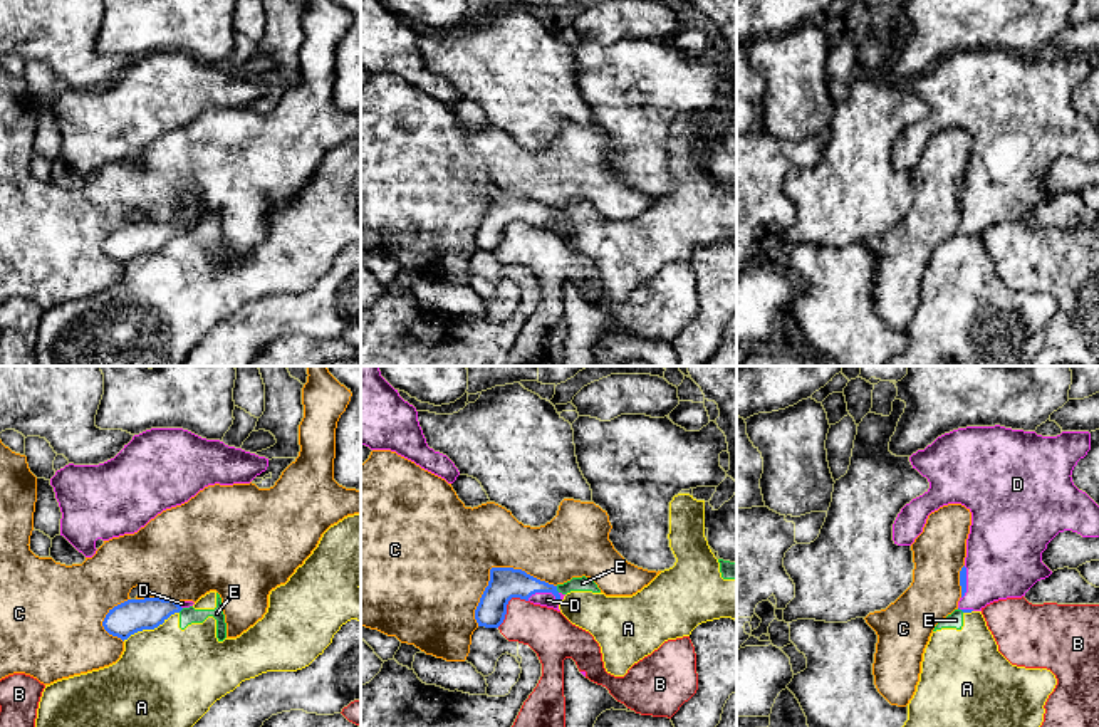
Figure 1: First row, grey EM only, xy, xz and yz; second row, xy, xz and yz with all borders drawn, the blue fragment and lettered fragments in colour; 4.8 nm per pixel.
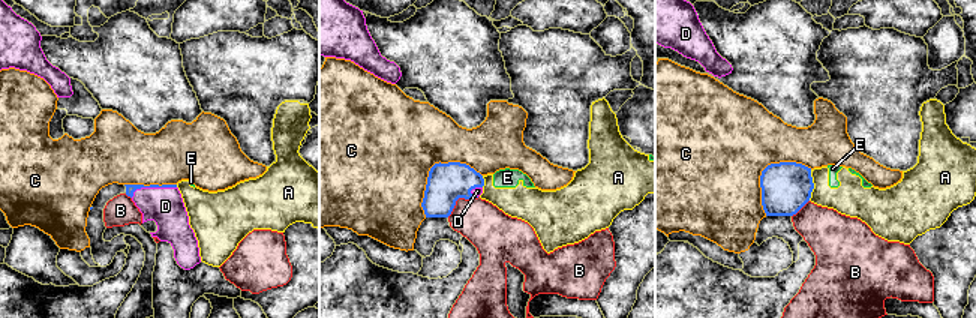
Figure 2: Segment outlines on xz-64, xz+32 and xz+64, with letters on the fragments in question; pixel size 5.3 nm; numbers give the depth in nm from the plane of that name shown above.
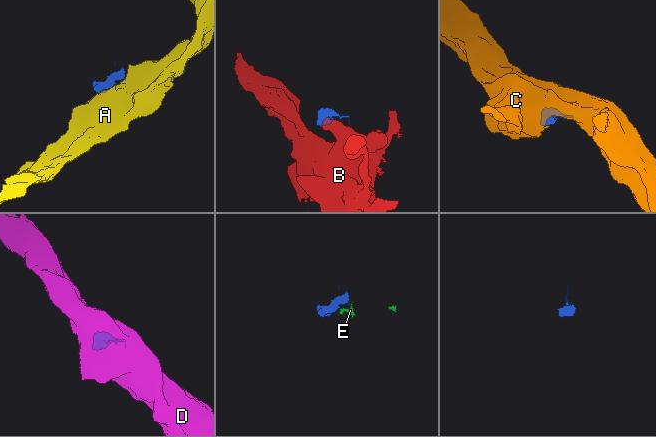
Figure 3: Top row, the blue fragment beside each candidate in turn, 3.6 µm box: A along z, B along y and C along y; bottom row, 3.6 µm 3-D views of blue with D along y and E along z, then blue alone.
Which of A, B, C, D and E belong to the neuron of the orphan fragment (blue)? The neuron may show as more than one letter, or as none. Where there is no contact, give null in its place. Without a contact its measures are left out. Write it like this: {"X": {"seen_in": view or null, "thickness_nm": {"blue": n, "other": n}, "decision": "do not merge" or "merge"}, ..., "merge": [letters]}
{"A": {"seen_in": "xy", "thickness_nm": {"blue": 160, "other": 480}, "decision": "do not merge"}, "B": {"seen_in": "xz", "thickness_nm": {"blue": 160, "other": 220}, "decision": "do not merge"}, "C": {"seen_in": "xz", "thickness_nm": {"blue": 160, "other": 420}, "decision": "do not merge"}, "D": {"seen_in": "xz", "thickness_nm": {"blue": 160, "other": 70}, "decision": "merge"}, "E": {"seen_in": "xz", "thickness_nm": {"blue": 160, "other": 70}, "decision": "do not merge"}, "merge": ["D"]}

